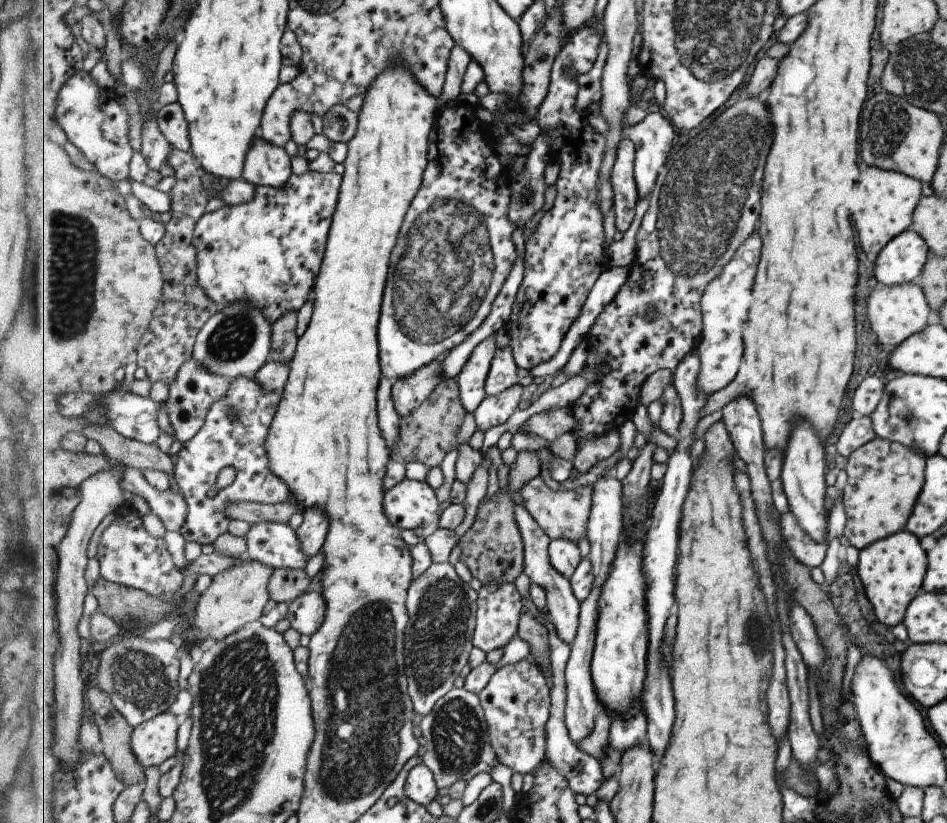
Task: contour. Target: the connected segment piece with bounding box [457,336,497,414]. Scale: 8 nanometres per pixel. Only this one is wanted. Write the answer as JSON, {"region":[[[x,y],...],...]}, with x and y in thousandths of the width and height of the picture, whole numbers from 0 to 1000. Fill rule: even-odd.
{"region":[[[524,408],[513,411],[491,441],[489,448],[483,457],[486,465],[486,478],[491,498],[499,502],[508,493],[514,484],[513,464],[515,454],[524,434]]]}

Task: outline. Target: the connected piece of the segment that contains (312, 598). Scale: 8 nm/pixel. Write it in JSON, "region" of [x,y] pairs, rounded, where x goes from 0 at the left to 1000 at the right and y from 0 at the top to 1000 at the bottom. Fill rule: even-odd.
{"region":[[[322,719],[305,733],[302,752],[317,770],[331,773],[341,758],[345,733],[343,725],[335,719]]]}

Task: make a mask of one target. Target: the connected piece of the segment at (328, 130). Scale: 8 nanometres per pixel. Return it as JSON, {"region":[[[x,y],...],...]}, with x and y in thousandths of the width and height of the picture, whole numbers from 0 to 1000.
{"region":[[[356,128],[342,139],[340,160],[350,174],[366,175],[377,163],[378,148],[378,139],[364,128]]]}

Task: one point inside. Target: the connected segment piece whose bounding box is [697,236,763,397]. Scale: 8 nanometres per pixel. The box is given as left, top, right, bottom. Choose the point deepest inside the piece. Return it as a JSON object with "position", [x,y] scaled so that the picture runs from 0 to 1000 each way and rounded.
{"position":[767,368]}

